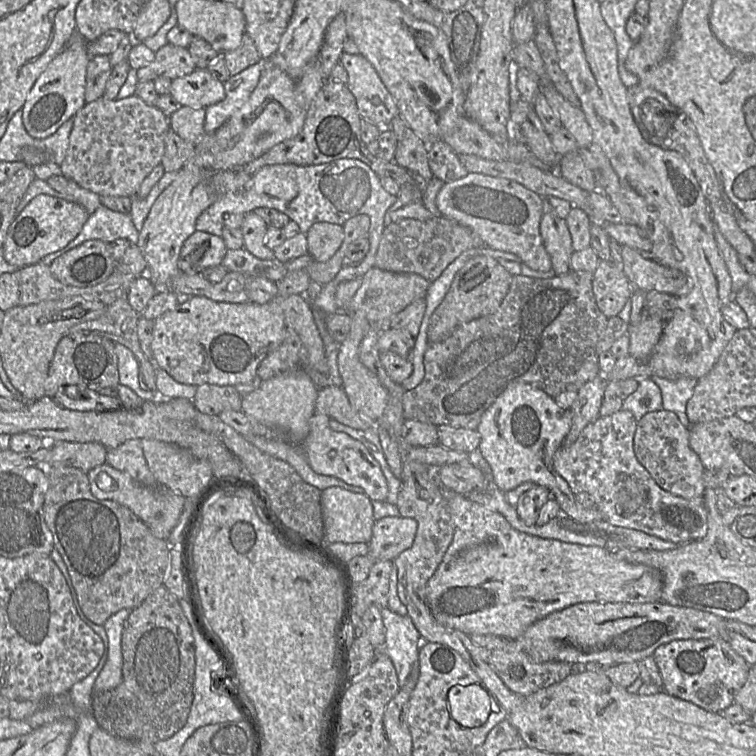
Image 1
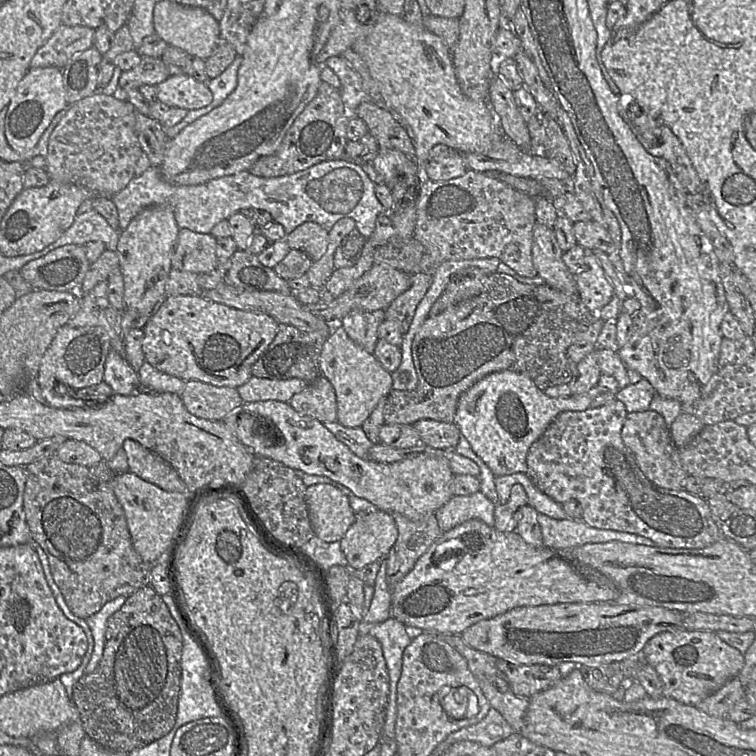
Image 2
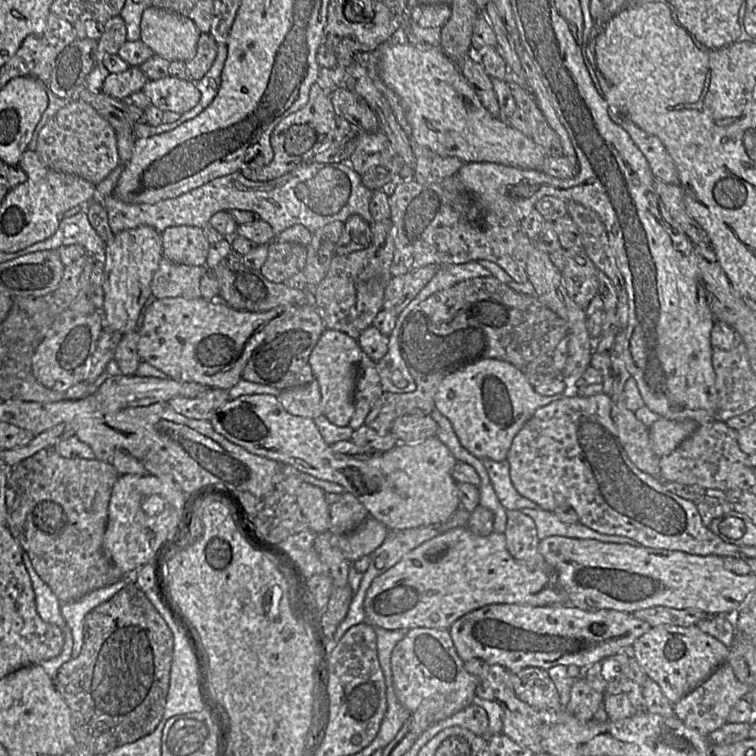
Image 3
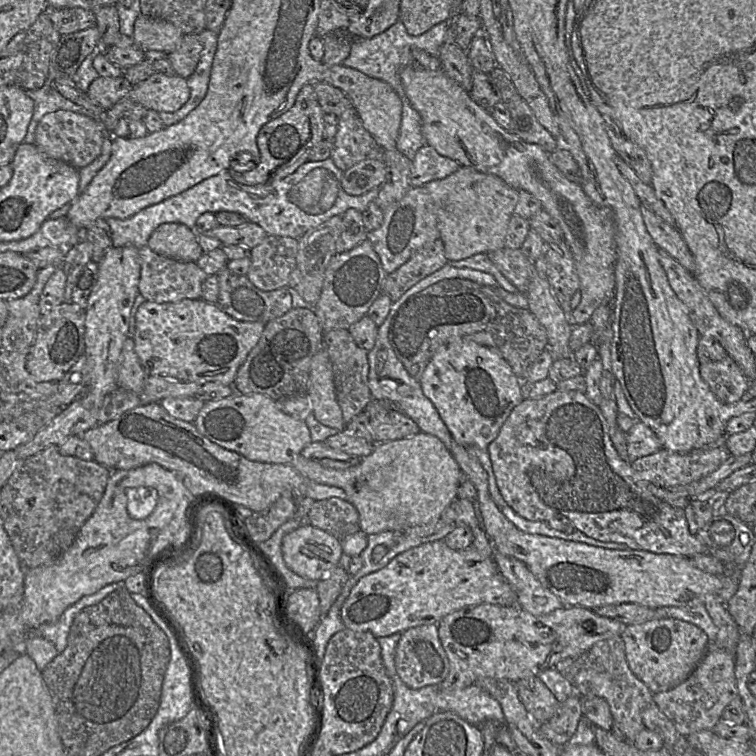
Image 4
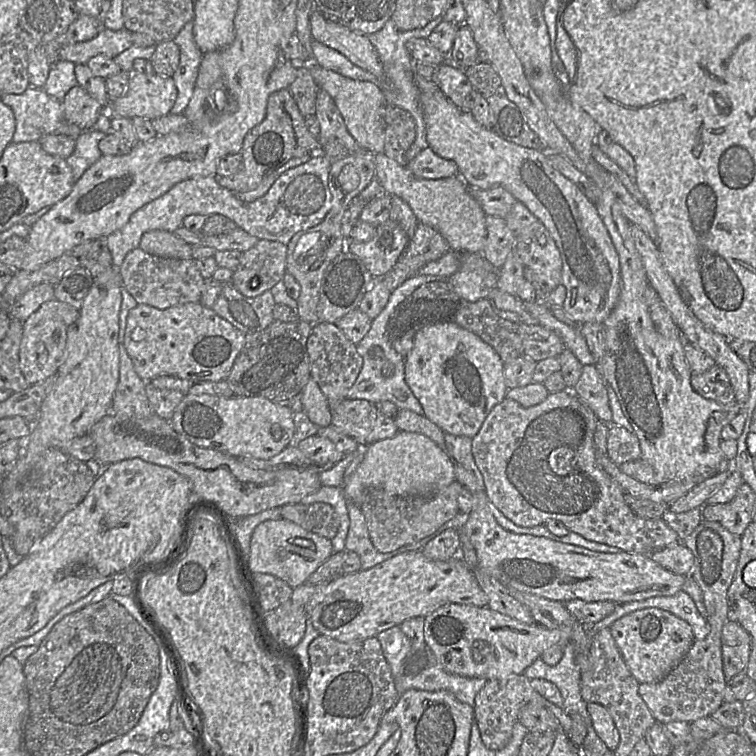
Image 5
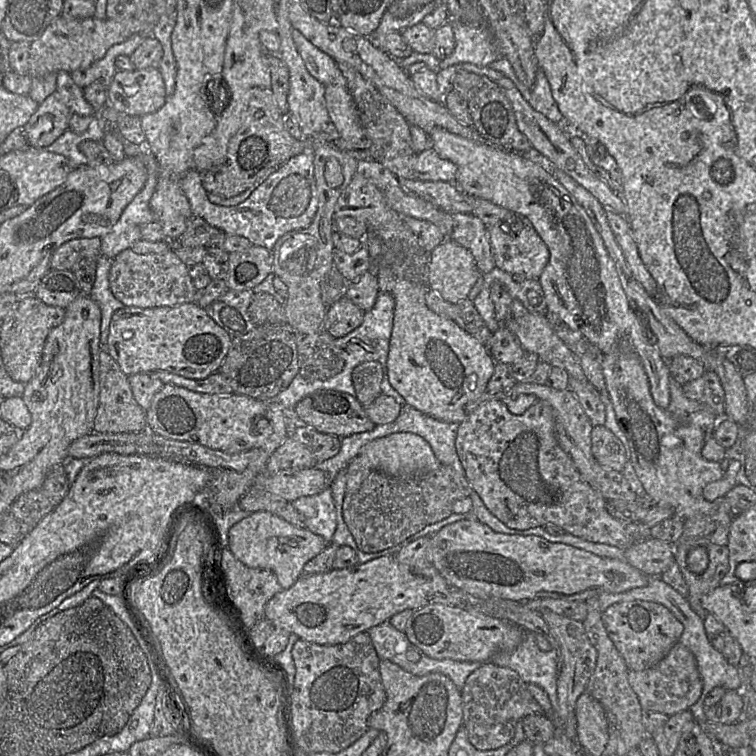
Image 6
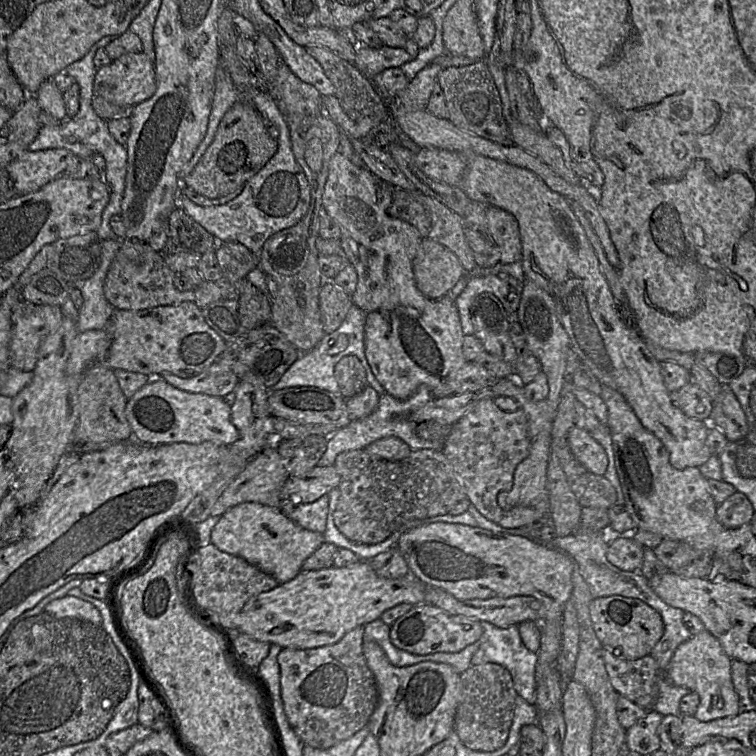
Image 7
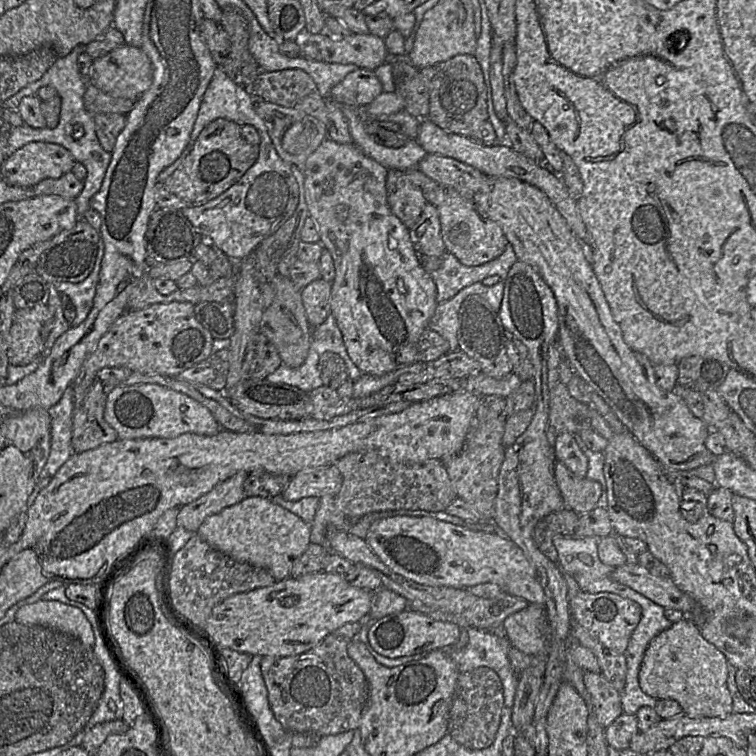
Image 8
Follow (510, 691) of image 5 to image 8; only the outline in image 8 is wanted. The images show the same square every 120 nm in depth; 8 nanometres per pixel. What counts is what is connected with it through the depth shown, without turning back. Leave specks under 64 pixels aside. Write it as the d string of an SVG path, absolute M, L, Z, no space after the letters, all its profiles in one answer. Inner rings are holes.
M479 667L459 674L449 712L448 734L462 746L481 750L492 745L498 732L504 705L503 685L498 674Z

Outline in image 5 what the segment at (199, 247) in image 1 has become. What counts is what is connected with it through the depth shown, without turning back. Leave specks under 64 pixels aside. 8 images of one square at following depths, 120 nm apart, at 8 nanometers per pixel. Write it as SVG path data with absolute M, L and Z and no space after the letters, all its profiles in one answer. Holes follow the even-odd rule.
M152 230L144 233L139 248L154 256L181 260L192 259L192 246L169 231Z

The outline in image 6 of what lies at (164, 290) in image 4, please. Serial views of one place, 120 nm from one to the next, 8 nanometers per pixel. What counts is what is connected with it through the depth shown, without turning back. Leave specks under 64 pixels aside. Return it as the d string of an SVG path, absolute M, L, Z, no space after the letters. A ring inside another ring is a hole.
M128 248L120 252L112 262L109 285L113 295L126 307L155 308L196 303L199 292L184 264L170 250L165 254L138 254Z

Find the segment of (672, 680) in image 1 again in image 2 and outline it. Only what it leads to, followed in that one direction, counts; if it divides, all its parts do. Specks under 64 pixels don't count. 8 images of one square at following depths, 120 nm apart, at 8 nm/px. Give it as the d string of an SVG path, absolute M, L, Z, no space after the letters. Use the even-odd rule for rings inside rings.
M712 631L661 632L645 644L642 655L663 682L665 696L695 707L744 667L744 655Z

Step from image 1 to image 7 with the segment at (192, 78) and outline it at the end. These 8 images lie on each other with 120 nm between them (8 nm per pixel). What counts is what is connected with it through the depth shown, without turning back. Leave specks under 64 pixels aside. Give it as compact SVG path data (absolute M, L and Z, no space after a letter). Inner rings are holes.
M128 53L98 68L94 93L112 104L134 107L157 89L154 64L145 53Z

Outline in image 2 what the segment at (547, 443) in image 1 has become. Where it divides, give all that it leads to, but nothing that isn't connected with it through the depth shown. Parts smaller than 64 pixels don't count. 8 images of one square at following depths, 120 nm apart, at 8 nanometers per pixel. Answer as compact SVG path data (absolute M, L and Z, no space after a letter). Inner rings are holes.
M510 370L495 372L461 395L453 423L495 477L518 472L526 474L526 457L531 445L560 413L592 408L593 395L588 393L551 398L524 374Z

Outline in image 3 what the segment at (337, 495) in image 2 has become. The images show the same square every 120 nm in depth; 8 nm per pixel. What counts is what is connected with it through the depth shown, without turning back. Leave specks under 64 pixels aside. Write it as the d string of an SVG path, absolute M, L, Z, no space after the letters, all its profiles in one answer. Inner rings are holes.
M302 482L297 490L297 503L305 517L309 530L316 534L329 532L330 508L321 488Z

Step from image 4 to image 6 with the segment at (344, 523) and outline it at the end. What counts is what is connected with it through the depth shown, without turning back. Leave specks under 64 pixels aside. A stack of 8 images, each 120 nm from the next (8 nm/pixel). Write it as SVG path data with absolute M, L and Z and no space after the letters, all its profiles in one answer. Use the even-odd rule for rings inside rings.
M253 484L237 502L240 511L264 511L275 514L288 523L305 529L305 523L292 503L268 492L260 484Z

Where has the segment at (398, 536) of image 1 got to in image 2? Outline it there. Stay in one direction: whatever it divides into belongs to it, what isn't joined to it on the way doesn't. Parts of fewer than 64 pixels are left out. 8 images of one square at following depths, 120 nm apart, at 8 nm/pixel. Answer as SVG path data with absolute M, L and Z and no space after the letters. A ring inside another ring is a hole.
M374 511L357 517L339 541L352 571L386 557L395 544L398 530L390 513Z

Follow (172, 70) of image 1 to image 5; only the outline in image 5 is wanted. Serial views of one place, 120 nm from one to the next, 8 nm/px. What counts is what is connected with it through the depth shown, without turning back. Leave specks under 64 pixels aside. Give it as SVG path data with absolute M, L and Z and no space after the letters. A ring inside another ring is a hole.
M80 86L68 91L62 99L66 120L82 130L94 128L103 106Z

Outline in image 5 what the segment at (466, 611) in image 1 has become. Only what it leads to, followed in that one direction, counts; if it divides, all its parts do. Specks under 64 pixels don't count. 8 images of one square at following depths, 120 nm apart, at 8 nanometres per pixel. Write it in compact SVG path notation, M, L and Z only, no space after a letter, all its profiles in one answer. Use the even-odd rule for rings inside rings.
M416 550L397 554L368 570L344 574L326 585L305 583L293 589L291 601L304 607L320 635L351 643L376 637L405 620L426 617L449 604L487 607L488 597L460 553L449 560L437 561Z

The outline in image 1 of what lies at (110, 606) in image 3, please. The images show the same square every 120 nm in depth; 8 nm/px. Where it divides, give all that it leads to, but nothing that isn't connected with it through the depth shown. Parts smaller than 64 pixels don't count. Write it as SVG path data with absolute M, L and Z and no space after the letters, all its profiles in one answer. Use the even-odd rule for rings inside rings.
M165 586L154 590L138 607L130 611L124 622L121 650L123 656L122 681L107 691L92 696L90 712L98 728L125 740L158 743L181 730L194 699L195 639L193 629L179 600Z

